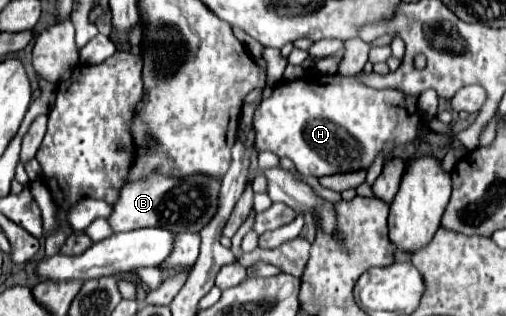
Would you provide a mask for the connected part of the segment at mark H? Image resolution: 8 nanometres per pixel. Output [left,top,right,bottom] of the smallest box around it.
[253,74,421,176]

